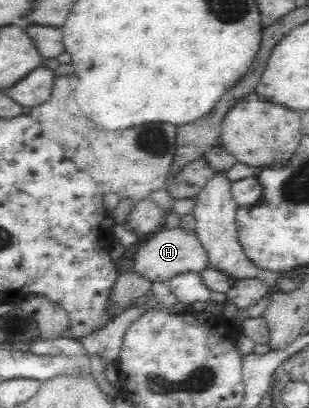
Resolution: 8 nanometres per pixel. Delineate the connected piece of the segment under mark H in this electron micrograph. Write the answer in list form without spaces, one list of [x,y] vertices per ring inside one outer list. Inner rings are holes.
[[[181,228],[173,230],[161,229],[157,231],[153,238],[140,244],[133,255],[133,264],[129,271],[137,273],[141,277],[149,279],[151,282],[168,282],[179,272],[200,272],[208,267],[207,251],[194,232],[186,232]]]

